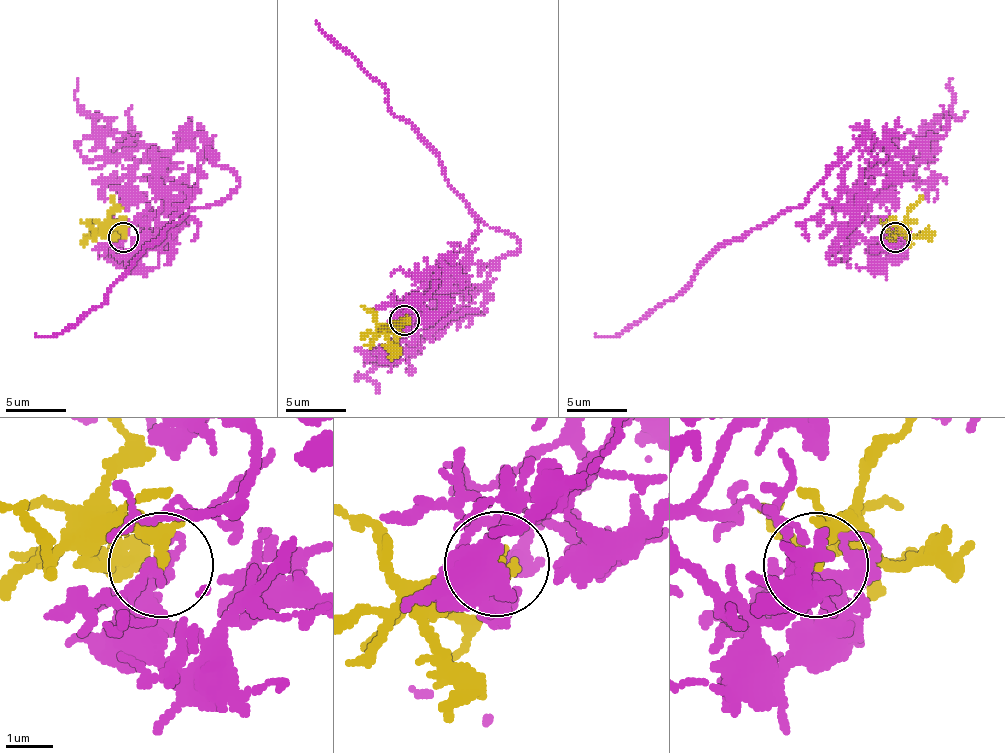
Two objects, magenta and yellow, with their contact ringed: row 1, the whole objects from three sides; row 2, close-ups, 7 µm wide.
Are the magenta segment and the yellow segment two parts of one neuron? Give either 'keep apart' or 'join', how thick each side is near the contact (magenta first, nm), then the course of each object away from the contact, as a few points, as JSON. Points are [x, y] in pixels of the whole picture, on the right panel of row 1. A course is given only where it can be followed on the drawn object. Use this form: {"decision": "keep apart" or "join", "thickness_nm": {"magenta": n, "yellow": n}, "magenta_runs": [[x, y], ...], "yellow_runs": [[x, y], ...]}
{"decision": "join", "thickness_nm": {"magenta": 280, "yellow": 320}, "magenta_runs": [[895, 238], [883, 259], [847, 238], [904, 178], [886, 145], [853, 148], [802, 205], [595, 334]], "yellow_runs": [[895, 238], [901, 229], [889, 235], [880, 220]]}

